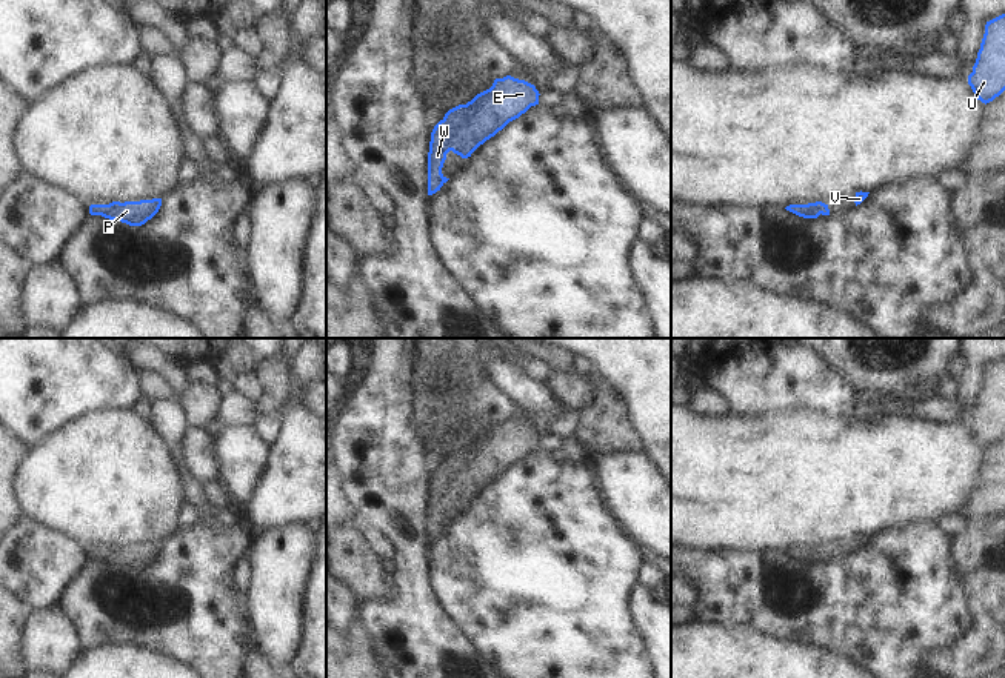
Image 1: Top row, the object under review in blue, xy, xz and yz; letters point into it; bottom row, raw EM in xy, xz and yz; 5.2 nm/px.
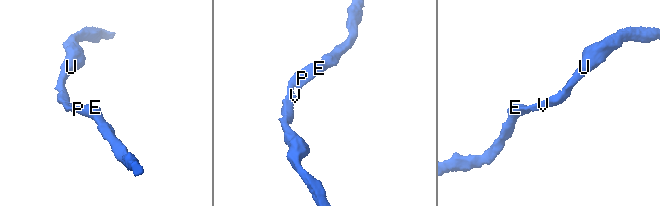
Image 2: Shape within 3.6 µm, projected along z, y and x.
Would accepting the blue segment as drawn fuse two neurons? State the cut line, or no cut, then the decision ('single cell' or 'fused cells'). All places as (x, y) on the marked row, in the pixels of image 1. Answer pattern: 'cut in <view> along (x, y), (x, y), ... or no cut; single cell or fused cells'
no cut; single cell

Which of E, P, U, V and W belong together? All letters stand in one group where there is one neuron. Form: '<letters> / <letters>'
E P U V W

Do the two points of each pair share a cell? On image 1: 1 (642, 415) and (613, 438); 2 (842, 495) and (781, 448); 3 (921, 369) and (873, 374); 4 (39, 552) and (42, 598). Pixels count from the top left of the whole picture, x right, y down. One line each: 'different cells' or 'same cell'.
1: different cells
2: same cell
3: same cell
4: same cell

